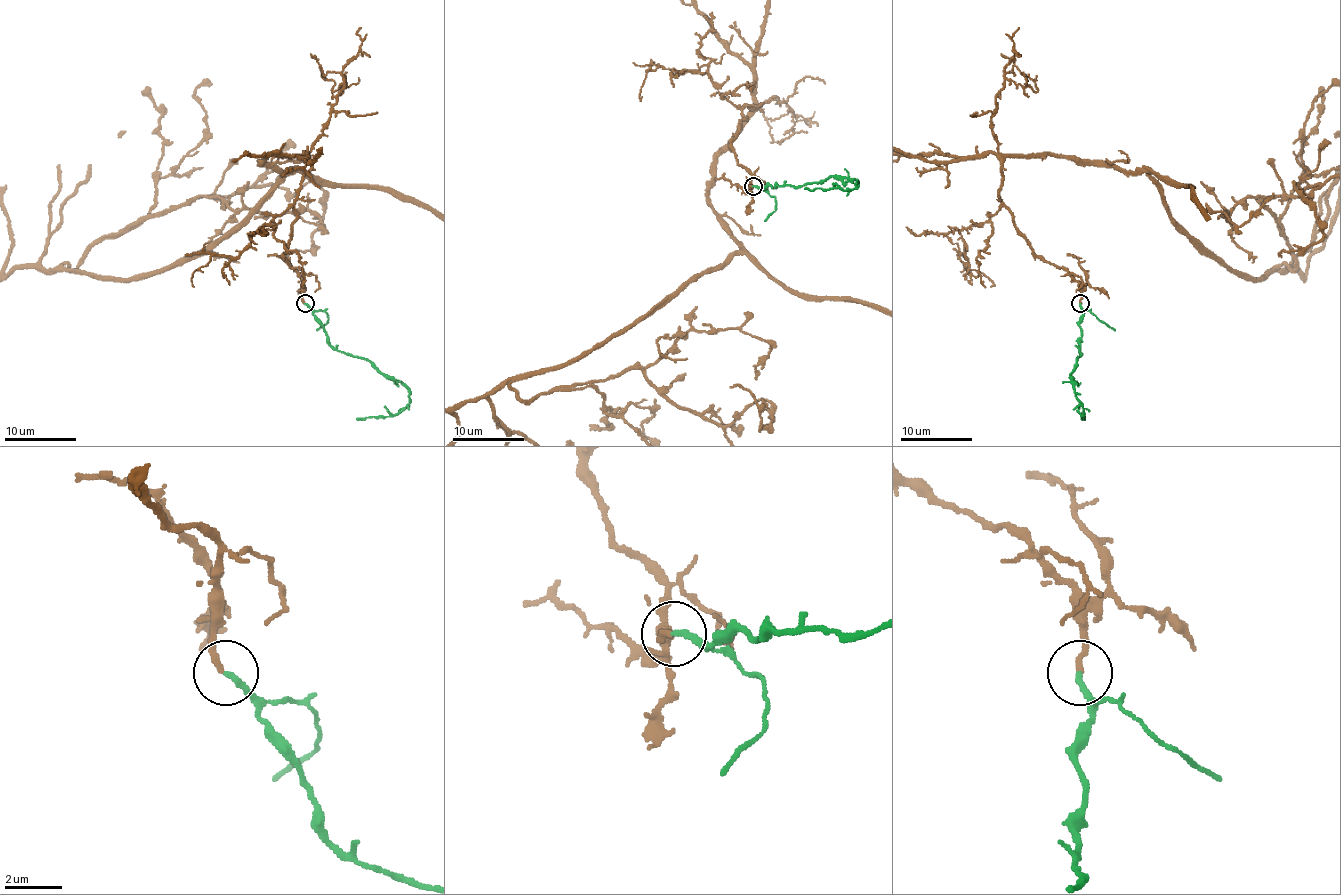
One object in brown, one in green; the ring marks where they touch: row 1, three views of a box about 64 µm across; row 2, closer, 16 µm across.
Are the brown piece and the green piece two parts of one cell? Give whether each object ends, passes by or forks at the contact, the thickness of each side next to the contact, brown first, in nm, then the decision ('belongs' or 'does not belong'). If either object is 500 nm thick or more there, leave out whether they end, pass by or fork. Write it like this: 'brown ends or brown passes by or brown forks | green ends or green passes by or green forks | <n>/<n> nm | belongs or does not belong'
brown ends | green ends | 190/200 nm | belongs

